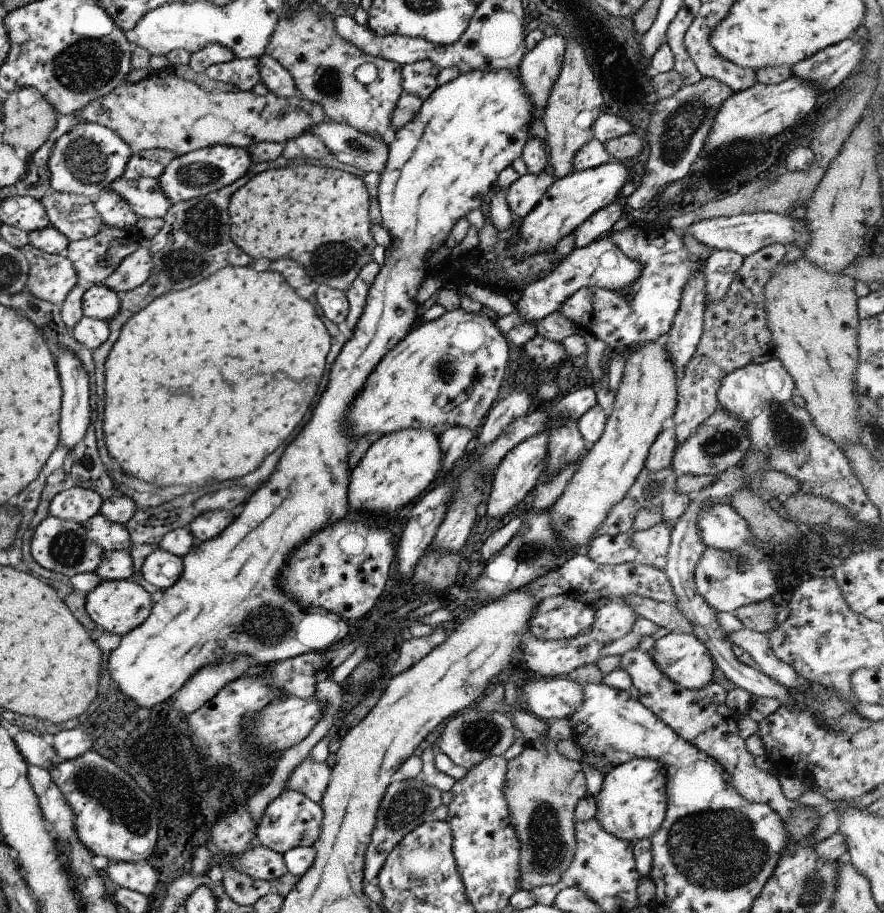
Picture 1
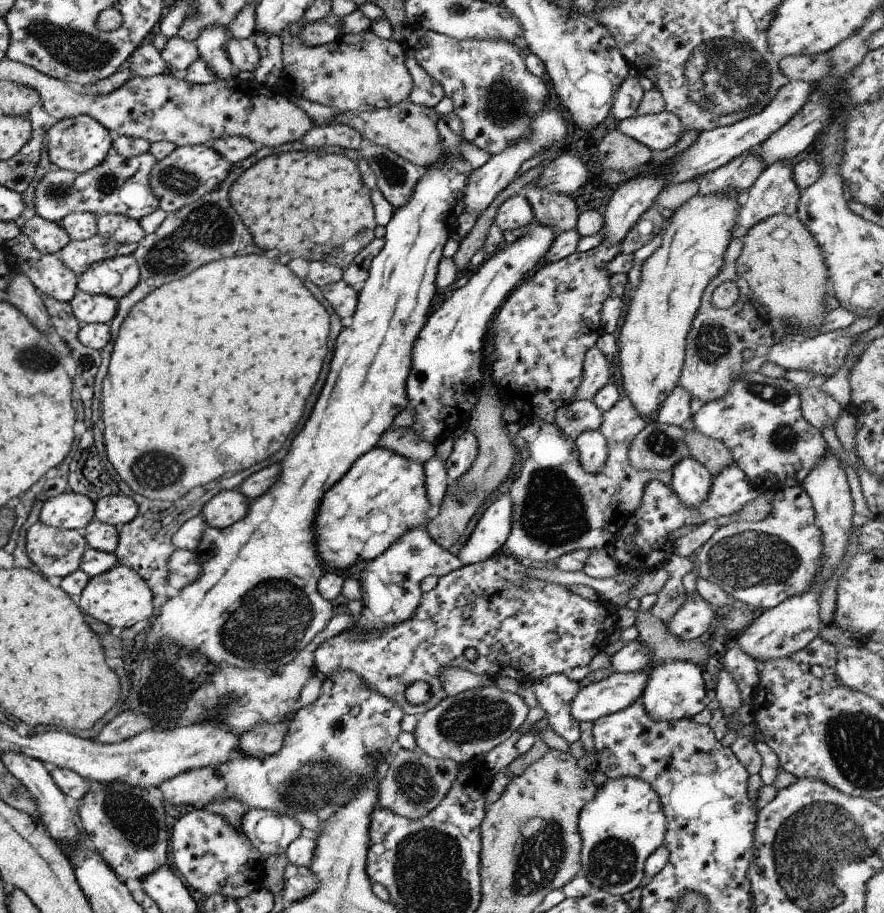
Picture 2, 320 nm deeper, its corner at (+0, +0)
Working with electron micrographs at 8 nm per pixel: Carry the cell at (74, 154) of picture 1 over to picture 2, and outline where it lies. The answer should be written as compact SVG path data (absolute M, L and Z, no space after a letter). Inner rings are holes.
M73 116L55 122L47 132L47 153L49 162L61 170L83 174L95 166L99 166L107 152L112 148L113 135L99 122L87 116Z

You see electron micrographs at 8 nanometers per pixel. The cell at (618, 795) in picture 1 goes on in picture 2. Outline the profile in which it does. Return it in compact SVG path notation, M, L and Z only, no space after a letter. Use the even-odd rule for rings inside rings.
M623 776L623 778L608 778L607 780L600 786L596 786L595 794L593 794L593 798L581 808L580 814L577 818L576 828L577 832L579 832L579 837L581 838L581 852L579 862L581 862L580 874L591 884L592 890L601 890L602 892L607 892L607 894L611 894L612 896L623 895L635 888L638 888L641 879L643 878L643 864L647 859L647 856L655 850L655 848L659 848L663 843L663 836L665 835L666 830L666 822L665 818L660 806L661 802L661 794L660 792L649 786L647 782L643 782L639 778L634 778L631 776Z

